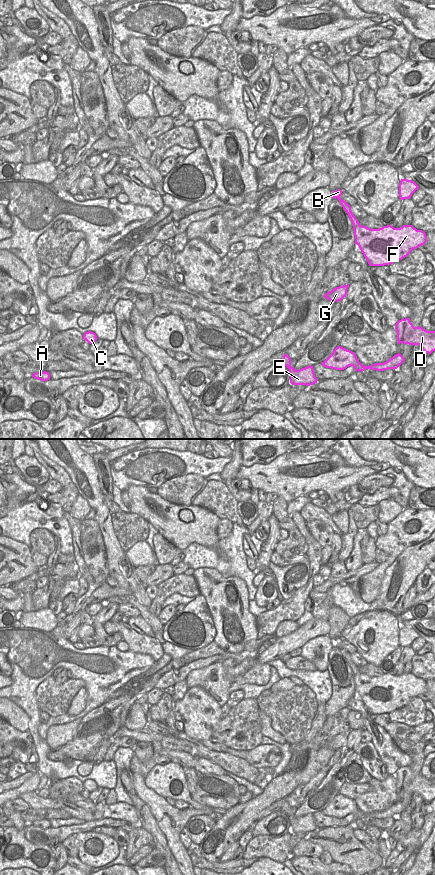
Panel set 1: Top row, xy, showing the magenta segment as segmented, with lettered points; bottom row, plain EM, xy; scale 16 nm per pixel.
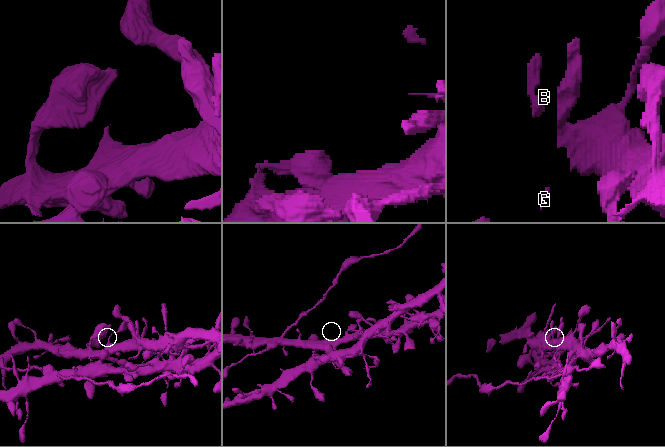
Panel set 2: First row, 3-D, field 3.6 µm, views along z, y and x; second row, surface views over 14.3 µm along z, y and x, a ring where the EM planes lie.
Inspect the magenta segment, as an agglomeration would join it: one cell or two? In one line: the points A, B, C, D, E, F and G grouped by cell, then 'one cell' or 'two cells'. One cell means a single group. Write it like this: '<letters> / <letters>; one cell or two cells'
A B C D E F G; one cell

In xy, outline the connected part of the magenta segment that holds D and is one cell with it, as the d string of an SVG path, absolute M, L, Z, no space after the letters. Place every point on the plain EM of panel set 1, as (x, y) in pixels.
M409 766L399 768L395 777L398 792L419 793L428 802L435 799L435 779L427 779L421 774L414 775Z

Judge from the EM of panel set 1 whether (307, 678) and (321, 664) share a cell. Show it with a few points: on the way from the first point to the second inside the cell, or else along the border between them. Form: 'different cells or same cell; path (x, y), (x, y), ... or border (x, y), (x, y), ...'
different cells; border (317, 669), (326, 670)

